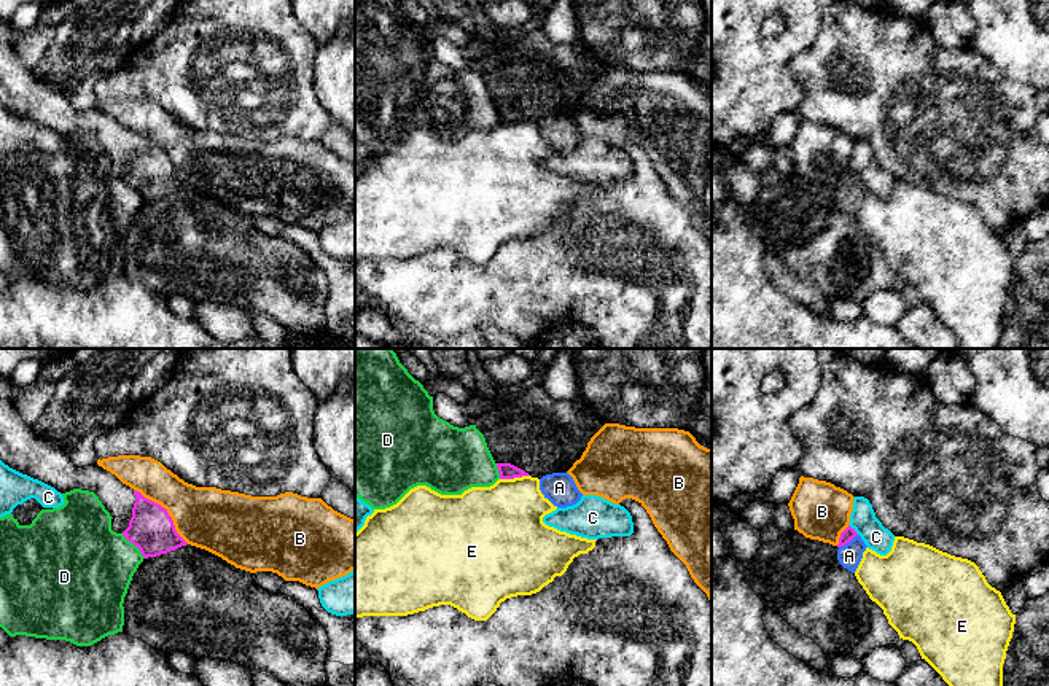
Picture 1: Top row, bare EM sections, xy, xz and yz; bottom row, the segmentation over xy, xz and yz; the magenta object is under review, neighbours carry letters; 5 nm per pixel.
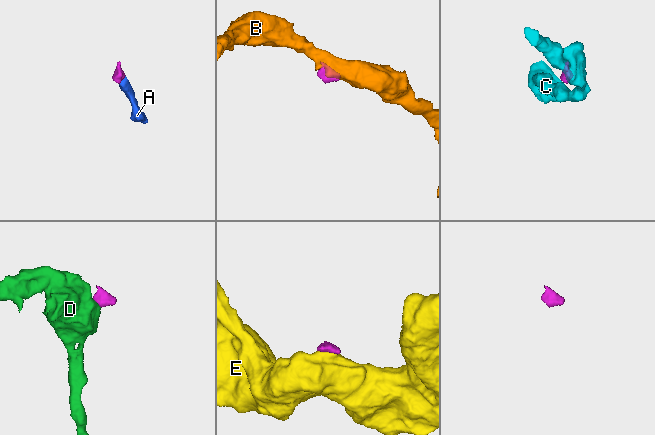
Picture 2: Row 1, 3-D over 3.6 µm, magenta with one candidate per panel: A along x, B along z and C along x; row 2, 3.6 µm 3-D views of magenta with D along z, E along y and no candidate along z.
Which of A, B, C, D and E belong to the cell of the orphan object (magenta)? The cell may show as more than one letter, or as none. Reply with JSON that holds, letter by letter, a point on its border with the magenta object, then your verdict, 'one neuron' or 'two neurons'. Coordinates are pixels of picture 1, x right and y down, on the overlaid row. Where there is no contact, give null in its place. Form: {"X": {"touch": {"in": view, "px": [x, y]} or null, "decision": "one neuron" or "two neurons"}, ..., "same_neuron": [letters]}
{"A": {"touch": {"in": "yz", "px": [847, 541]}, "decision": "one neuron"}, "B": {"touch": {"in": "xy", "px": [166, 511]}, "decision": "two neurons"}, "C": {"touch": {"in": "yz", "px": [854, 529]}, "decision": "two neurons"}, "D": {"touch": {"in": "xy", "px": [134, 545]}, "decision": "two neurons"}, "E": {"touch": {"in": "xz", "px": [514, 476]}, "decision": "two neurons"}, "same_neuron": ["A"]}

